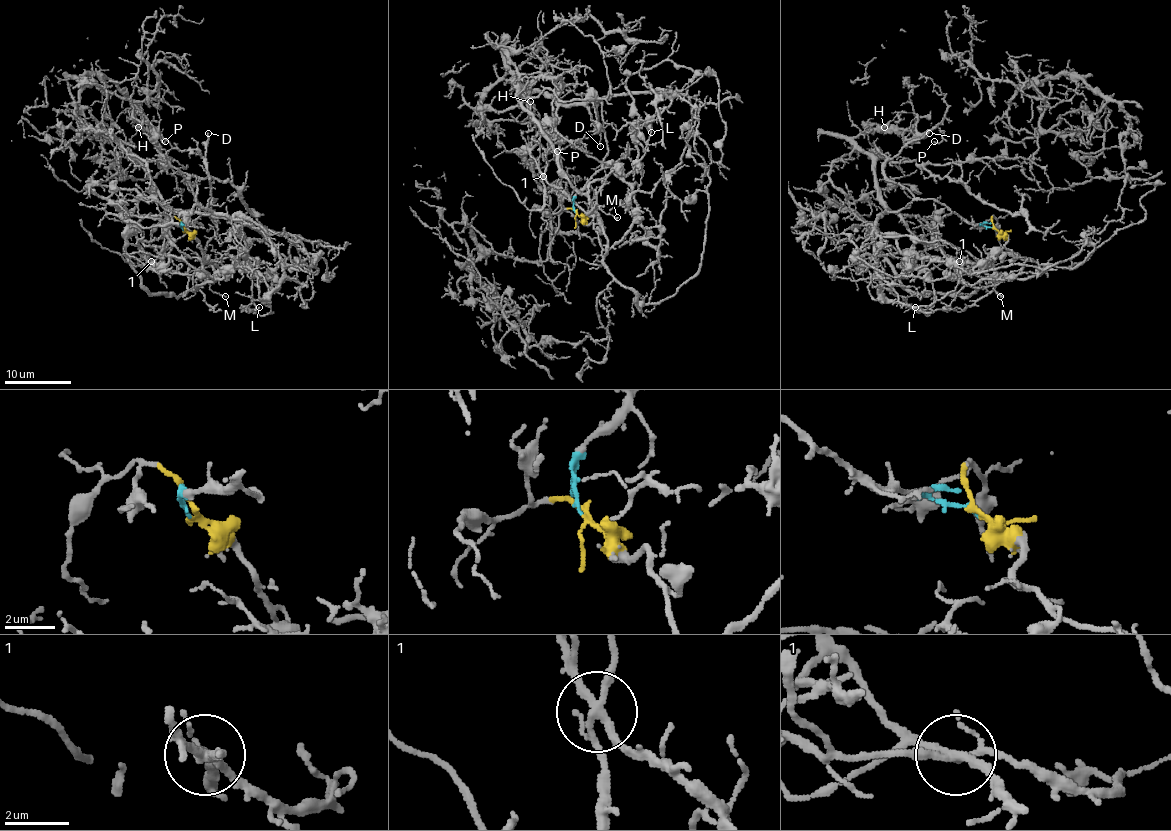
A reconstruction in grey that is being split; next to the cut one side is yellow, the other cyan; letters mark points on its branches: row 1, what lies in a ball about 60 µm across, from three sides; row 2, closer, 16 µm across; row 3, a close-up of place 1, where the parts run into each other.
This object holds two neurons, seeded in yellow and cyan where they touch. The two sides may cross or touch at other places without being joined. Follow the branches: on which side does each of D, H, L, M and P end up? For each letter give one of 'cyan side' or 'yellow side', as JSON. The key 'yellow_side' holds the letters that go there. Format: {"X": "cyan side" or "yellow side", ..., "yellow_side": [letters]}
{"D": "cyan side", "H": "cyan side", "L": "yellow side", "M": "cyan side", "P": "cyan side", "yellow_side": ["L"]}

